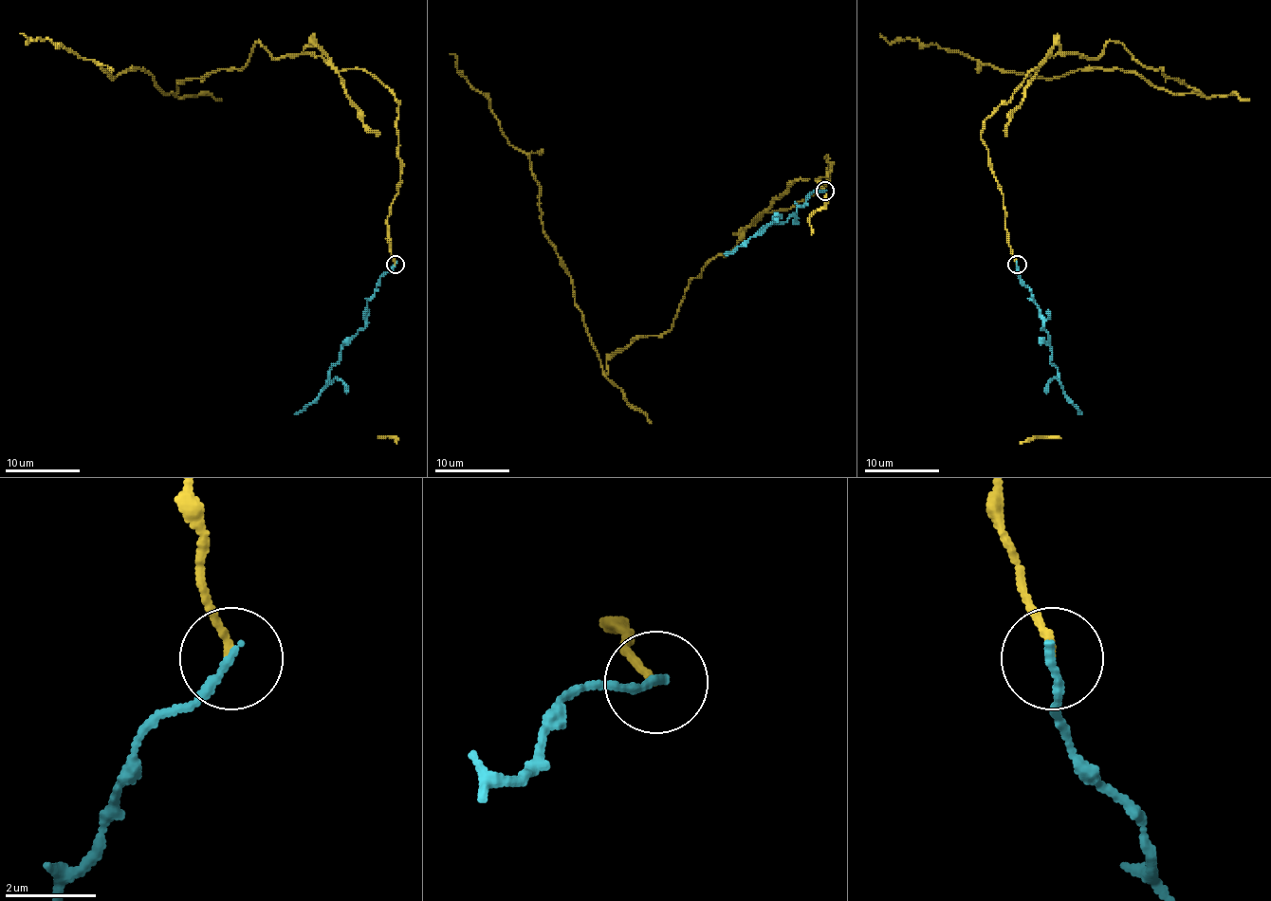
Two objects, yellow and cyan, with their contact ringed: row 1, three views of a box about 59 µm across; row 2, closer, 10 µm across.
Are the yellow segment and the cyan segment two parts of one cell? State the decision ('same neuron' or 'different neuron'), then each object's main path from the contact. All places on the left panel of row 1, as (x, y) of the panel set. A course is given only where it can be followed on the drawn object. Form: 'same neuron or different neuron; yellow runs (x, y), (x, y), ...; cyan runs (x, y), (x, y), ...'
different neuron; yellow runs (395, 265), (398, 102), (369, 73), (259, 41), (242, 69), (165, 93), (20, 33); cyan runs (395, 265), (381, 276), (367, 302), (365, 326), (342, 347), (340, 358), (329, 369), (325, 388), (294, 413)

